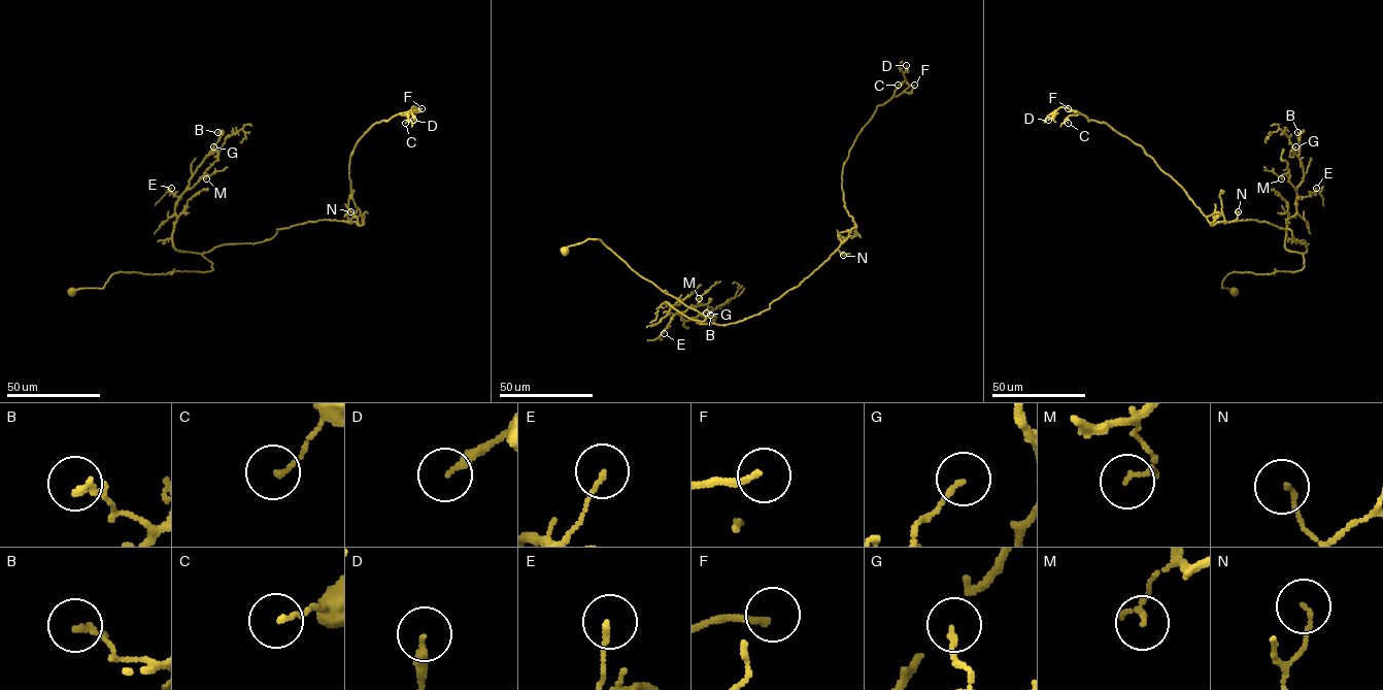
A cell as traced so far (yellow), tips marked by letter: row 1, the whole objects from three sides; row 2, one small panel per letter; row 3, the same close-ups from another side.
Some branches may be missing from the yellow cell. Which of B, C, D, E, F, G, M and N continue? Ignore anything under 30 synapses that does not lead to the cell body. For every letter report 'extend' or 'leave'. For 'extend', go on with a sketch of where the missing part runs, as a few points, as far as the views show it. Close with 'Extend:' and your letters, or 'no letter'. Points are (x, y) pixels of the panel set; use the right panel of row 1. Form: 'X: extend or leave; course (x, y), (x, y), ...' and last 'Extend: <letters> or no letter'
B: leave
C: leave
D: leave
E: leave
F: extend; course (1068, 108), (1060, 121)
G: leave
M: leave
N: leave
Extend: F

